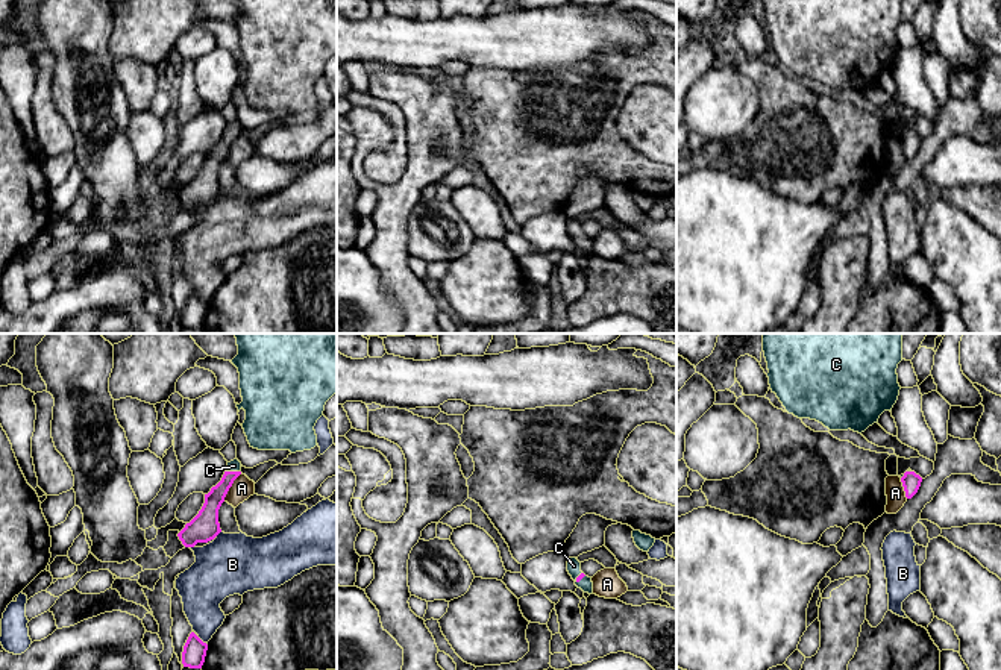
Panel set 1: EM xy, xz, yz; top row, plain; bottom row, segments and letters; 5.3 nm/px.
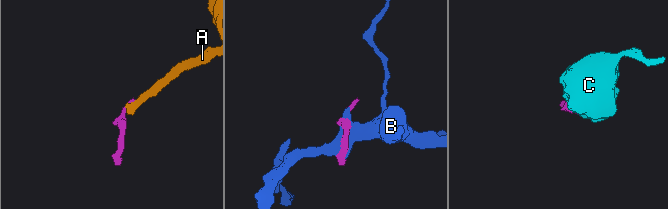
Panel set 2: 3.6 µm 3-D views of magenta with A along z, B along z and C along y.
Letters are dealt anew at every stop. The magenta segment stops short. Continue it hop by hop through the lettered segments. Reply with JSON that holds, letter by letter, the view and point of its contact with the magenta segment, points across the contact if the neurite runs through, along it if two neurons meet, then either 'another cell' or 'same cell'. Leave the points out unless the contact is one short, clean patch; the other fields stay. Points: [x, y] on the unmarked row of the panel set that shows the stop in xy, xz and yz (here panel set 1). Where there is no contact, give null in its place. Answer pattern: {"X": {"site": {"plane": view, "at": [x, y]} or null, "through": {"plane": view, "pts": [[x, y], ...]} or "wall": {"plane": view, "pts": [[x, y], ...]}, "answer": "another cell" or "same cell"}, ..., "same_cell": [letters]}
{"A": {"site": {"plane": "xy", "at": [231, 146]}, "wall": {"plane": "xy", "pts": [[241, 134], [223, 161]]}, "answer": "another cell"}, "B": {"site": {"plane": "xy", "at": [200, 300]}, "answer": "another cell"}, "C": {"site": {"plane": "xy", "at": [234, 132]}, "through": {"plane": "xy", "pts": [[213, 161], [234, 132], [234, 126]]}, "answer": "same cell"}, "same_cell": ["C"]}

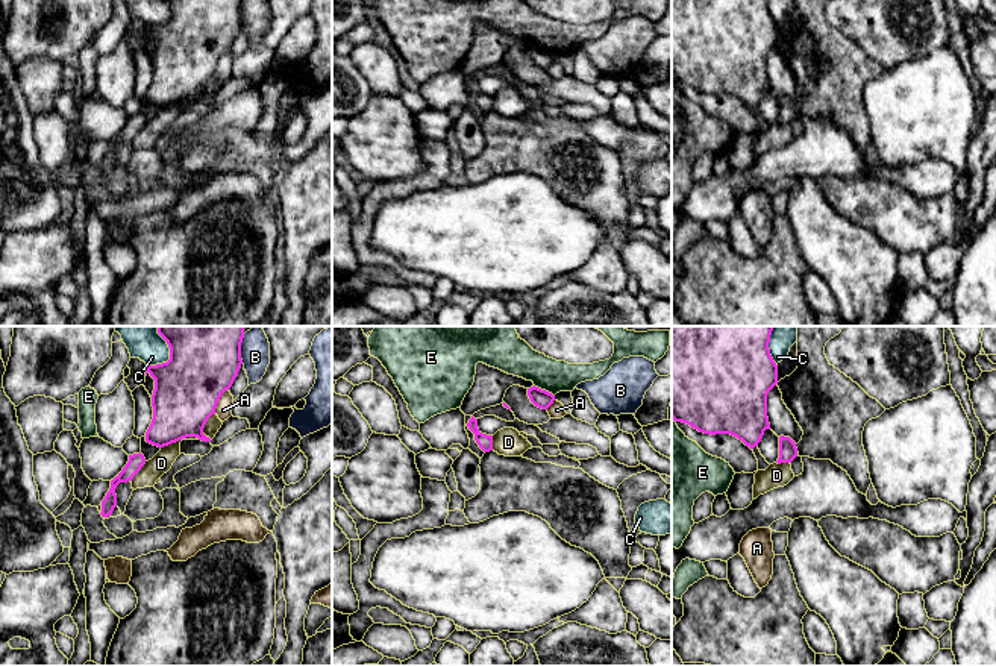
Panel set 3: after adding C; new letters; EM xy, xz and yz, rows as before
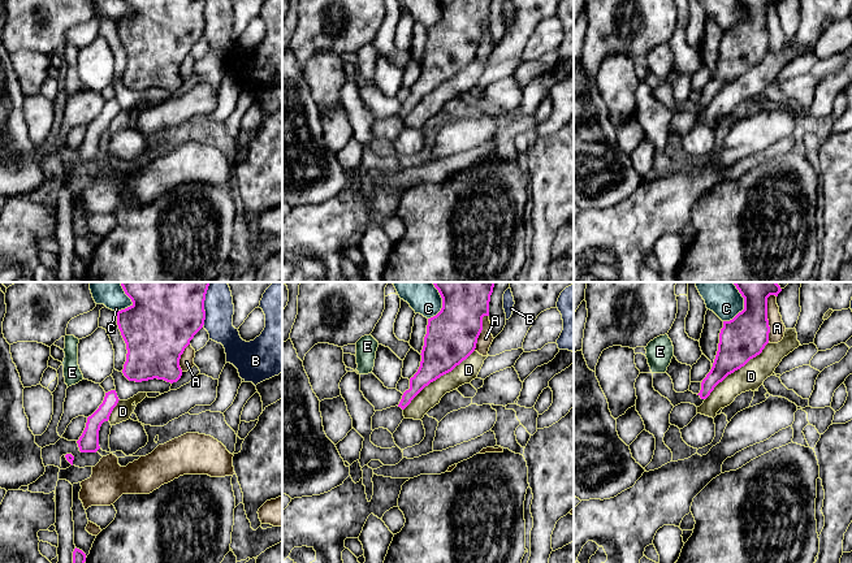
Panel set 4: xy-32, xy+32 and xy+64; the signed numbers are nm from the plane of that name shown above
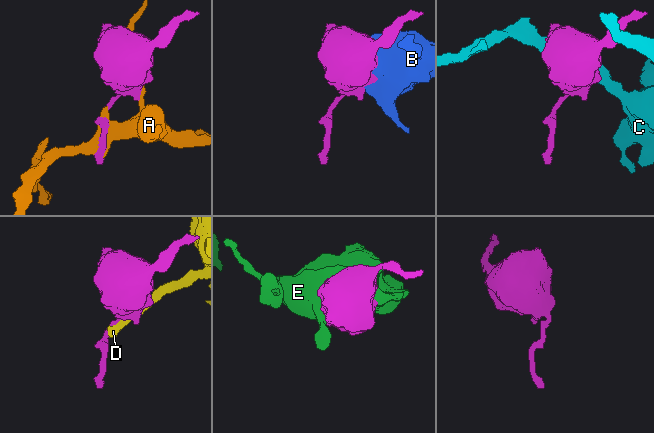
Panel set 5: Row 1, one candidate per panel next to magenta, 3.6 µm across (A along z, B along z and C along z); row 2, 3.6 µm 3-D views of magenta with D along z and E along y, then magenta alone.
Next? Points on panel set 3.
{"A": {"site": {"plane": "xy", "at": [219, 59]}, "answer": "another cell"}, "B": {"site": {"plane": "xy", "at": [240, 12]}, "answer": "another cell"}, "C": {"site": {"plane": "xy", "at": [169, 20]}, "answer": "another cell"}, "D": {"site": {"plane": "xy", "at": [179, 99]}, "answer": "another cell"}, "E": {"site": {"plane": "xz", "at": [544, 50]}, "answer": "another cell"}, "same_cell": []}

